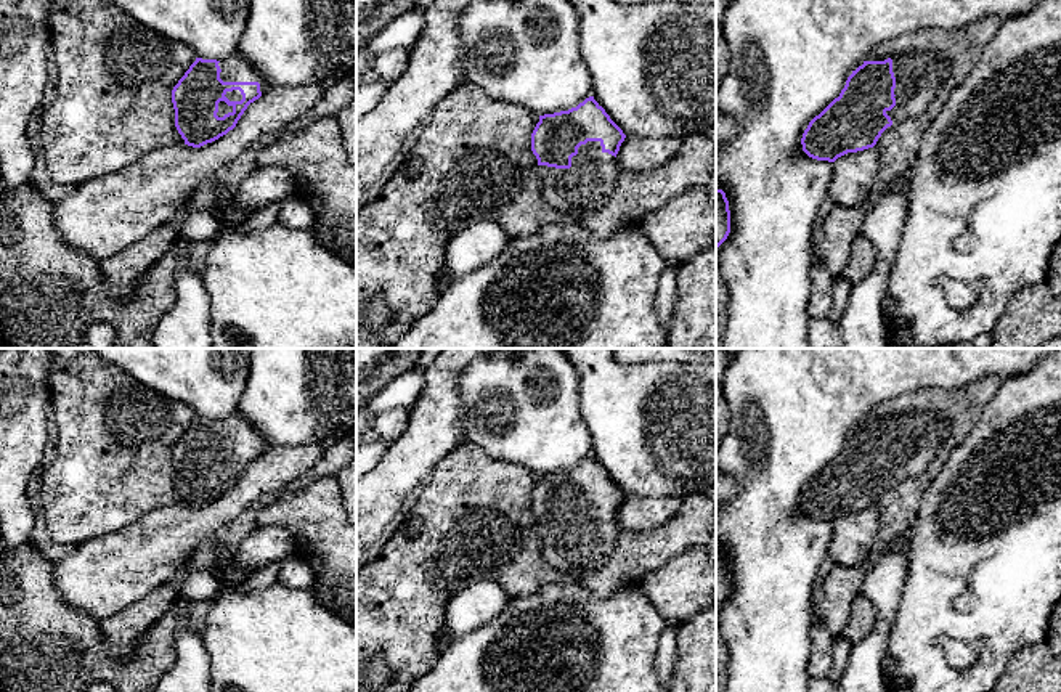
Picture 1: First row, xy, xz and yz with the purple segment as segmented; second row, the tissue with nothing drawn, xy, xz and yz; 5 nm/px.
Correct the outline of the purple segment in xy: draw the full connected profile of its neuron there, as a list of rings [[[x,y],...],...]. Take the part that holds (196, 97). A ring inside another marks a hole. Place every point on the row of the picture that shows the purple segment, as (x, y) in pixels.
[[[239,51],[222,61],[196,58],[172,90],[175,127],[185,145],[201,148],[233,130],[247,106],[265,90],[263,77]]]

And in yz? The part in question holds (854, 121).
[[[907,51],[884,61],[864,61],[848,77],[839,96],[803,133],[803,151],[835,162],[848,153],[873,148],[881,133],[921,114],[949,74],[949,61]]]

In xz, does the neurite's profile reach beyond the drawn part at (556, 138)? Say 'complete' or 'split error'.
split error

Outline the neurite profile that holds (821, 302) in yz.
[[[817,258],[811,267],[812,294],[807,305],[807,313],[815,323],[822,318],[828,318],[833,307],[833,286],[835,276],[831,276],[822,262]]]

